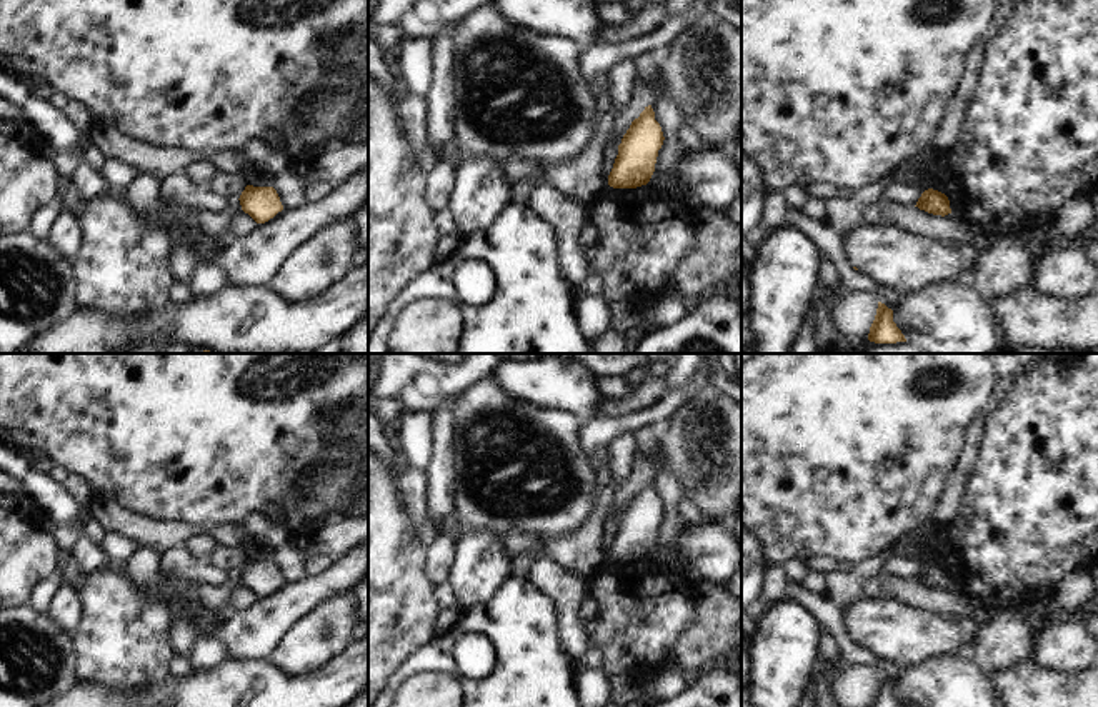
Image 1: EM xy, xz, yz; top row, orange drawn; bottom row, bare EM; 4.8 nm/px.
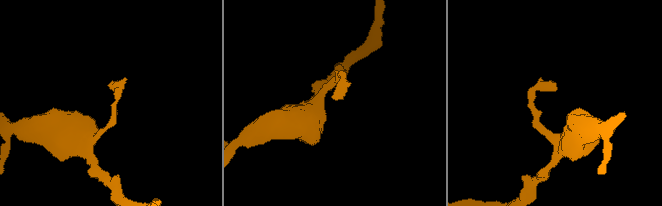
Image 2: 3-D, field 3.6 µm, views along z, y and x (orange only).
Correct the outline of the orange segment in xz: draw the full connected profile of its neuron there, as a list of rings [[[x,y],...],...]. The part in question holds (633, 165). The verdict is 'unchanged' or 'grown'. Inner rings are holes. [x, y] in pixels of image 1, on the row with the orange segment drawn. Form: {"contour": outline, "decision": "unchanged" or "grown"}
{"contour": [[[651,105],[635,118],[618,145],[618,155],[608,175],[613,188],[636,188],[646,185],[655,172],[663,132],[655,120]]], "decision": "unchanged"}

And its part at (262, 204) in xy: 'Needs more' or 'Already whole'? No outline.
Already whole

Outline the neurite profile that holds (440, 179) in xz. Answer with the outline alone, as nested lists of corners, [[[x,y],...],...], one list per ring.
[[[452,155],[438,157],[427,170],[425,203],[437,210],[448,205],[448,193],[455,183],[453,177],[455,158]]]

